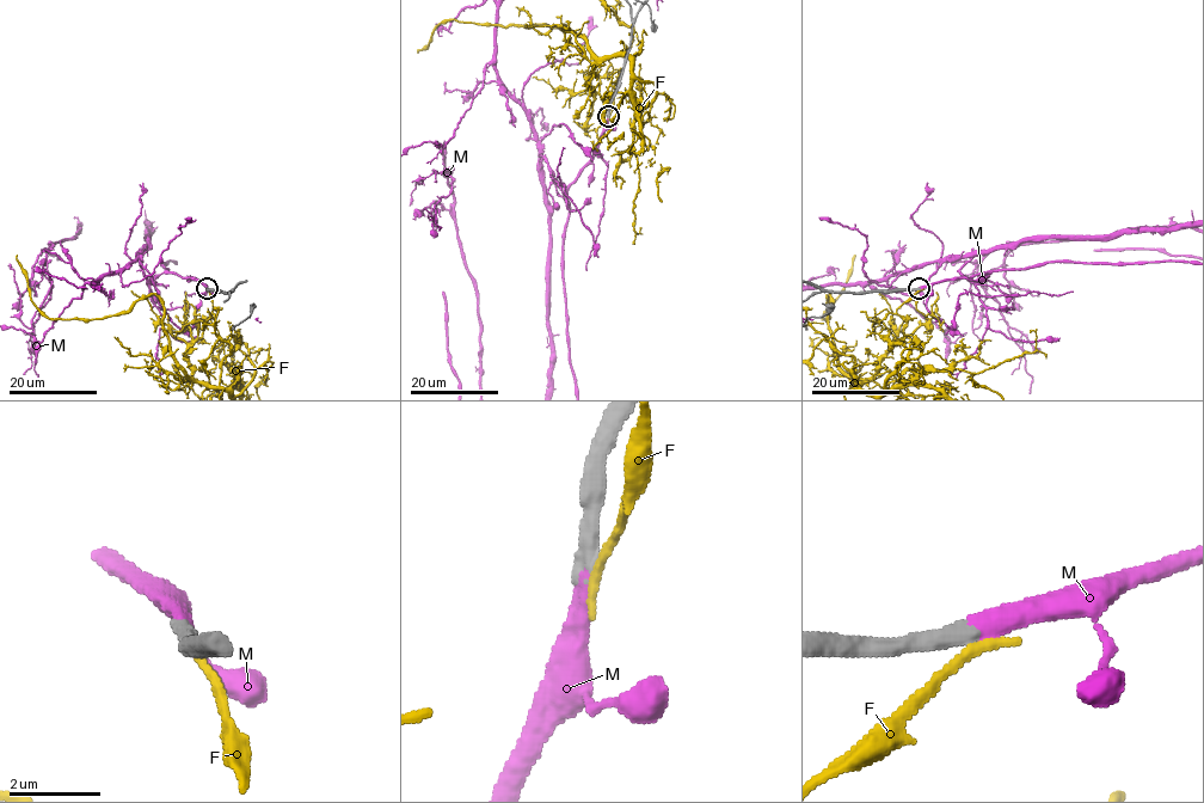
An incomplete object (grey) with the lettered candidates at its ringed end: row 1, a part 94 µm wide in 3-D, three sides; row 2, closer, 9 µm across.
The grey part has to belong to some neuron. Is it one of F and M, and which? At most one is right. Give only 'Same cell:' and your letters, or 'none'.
Same cell: M

